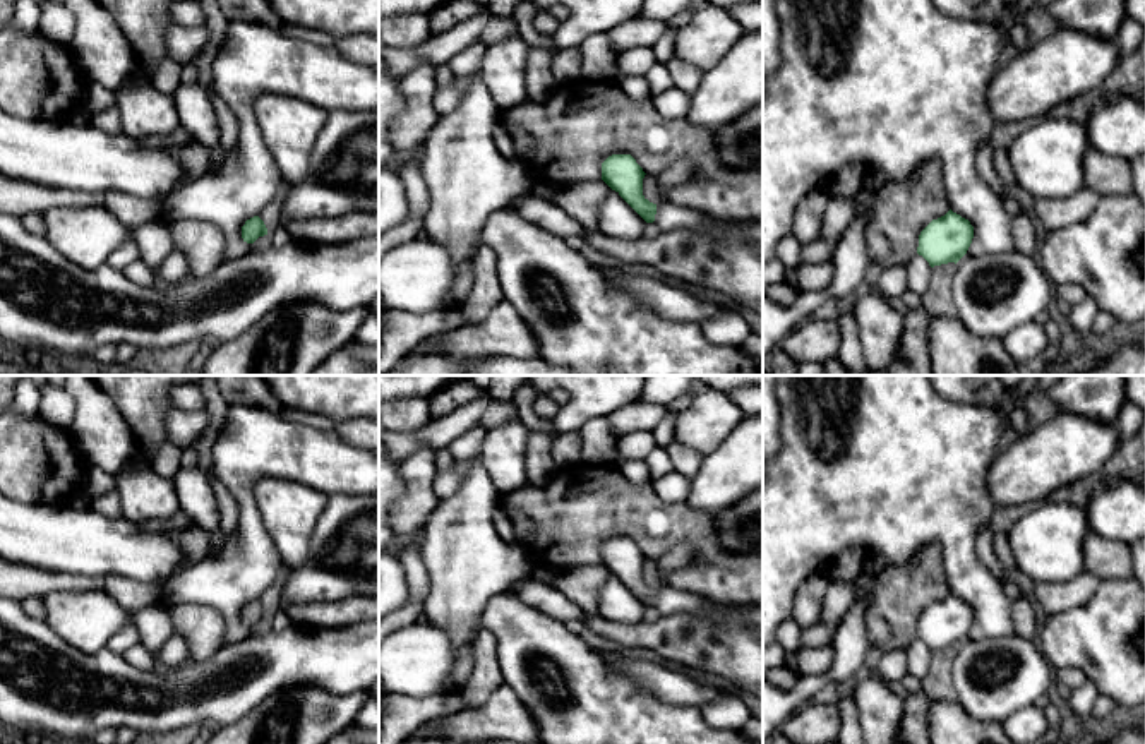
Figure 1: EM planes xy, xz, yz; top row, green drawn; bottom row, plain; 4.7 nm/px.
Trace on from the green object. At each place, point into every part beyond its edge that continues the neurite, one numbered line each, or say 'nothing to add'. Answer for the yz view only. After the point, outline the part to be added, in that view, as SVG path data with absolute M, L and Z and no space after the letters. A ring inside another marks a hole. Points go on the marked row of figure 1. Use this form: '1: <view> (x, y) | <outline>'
nothing to add

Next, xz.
1: xz (671, 215) | M672 199L656 204L656 214L653 223L662 231L691 230L701 235L708 235L718 242L727 238L725 219L716 219L704 211L684 206Z

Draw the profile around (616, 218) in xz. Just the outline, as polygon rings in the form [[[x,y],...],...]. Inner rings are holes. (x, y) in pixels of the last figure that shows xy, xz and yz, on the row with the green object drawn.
[[[608,189],[598,207],[598,230],[619,240],[643,237],[646,221],[619,195]]]

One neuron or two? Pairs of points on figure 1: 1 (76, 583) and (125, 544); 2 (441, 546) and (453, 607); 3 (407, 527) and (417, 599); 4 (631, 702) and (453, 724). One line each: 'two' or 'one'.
1: two
2: one
3: two
4: two

